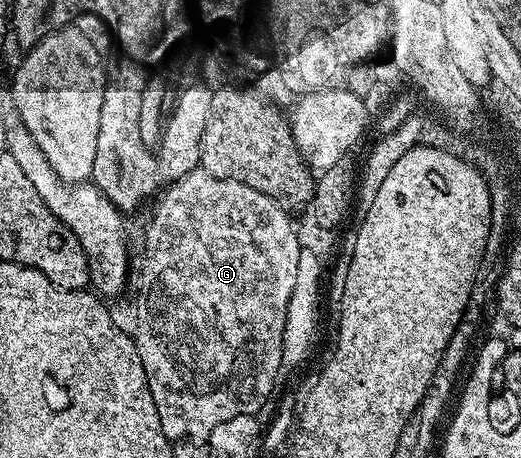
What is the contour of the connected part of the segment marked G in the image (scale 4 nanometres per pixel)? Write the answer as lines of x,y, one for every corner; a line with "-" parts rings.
200,168
187,172
187,176
172,183
156,202
157,211
145,230
145,259
141,262
141,291
137,294
137,351
139,360
143,360
143,372
147,376
147,384
159,412
159,424
165,435
170,440
205,440
212,430
219,428
219,424
232,420
234,416
255,415
278,385
276,382
279,381
281,373
280,352
285,307
291,300
291,292
294,291
299,252
303,242
297,239
288,216
284,214
286,211
273,199
263,192
255,192
255,188
247,184
232,182
230,178
216,178

